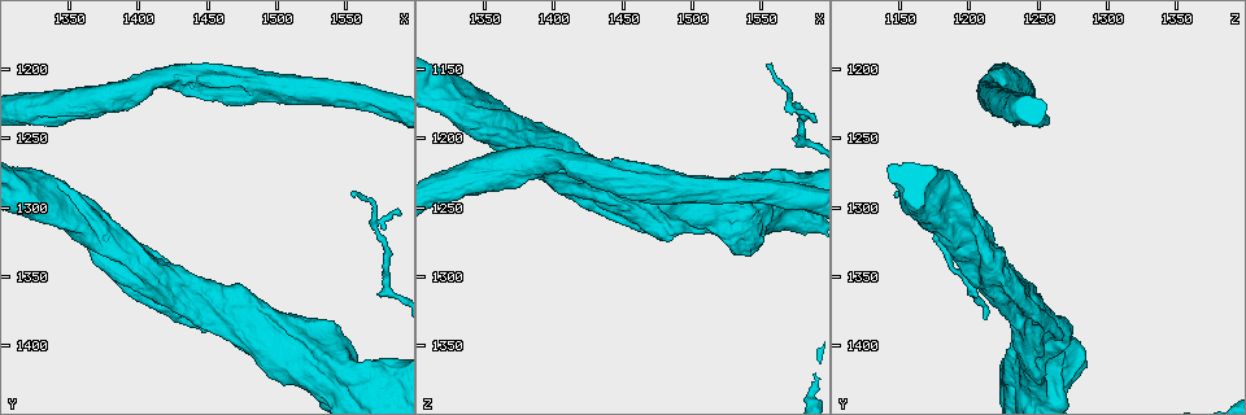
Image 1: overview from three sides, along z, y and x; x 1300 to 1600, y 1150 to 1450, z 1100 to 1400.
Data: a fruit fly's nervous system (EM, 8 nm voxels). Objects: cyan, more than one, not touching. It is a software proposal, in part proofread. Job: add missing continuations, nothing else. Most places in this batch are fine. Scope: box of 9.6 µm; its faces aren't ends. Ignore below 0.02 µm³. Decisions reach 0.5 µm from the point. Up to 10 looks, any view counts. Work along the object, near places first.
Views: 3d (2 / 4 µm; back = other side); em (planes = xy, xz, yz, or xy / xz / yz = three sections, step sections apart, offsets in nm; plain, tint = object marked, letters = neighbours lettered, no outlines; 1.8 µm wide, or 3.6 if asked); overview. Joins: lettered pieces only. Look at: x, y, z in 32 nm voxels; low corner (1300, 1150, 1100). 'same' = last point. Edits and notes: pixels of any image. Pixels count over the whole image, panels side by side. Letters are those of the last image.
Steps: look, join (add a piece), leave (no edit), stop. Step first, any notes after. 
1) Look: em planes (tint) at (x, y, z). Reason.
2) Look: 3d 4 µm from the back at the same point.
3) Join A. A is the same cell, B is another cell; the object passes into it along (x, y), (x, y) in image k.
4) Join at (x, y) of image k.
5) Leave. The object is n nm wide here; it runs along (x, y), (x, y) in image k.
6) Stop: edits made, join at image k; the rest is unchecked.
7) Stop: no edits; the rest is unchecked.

Look: 3d 4 µm at (1416, 1360, 1236). Closes a loop.

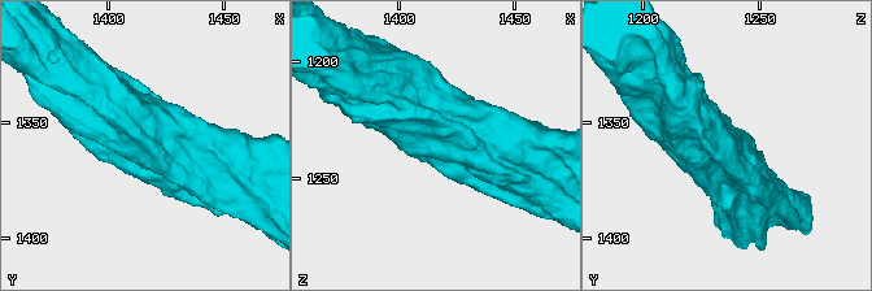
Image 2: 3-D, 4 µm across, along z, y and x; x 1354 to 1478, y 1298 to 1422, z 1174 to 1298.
Look: em 3.6 µm planes (tint) at (1417, 1359, 1236).

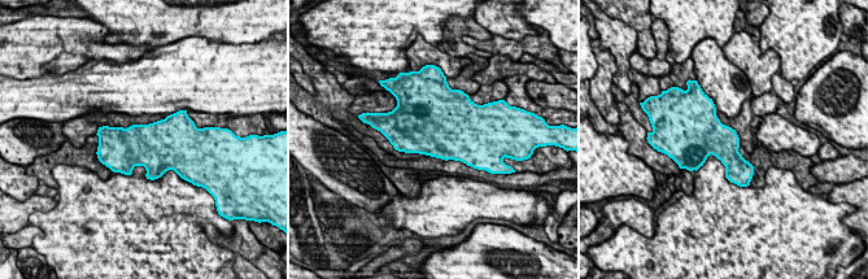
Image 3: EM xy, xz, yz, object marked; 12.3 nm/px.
Look: em 3.6 µm planes (letters) at the same point.

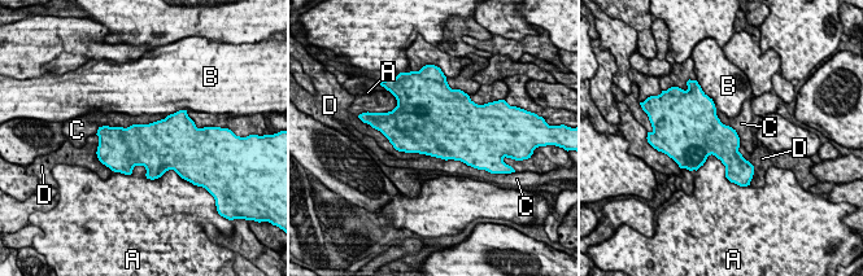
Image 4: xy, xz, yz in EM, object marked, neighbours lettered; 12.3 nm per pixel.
Leave. The longest contact is with C, 850 nm; A, B, C and D are other cells; none of them fits.

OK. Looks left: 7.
Look: 3d 4 µm from the back at (1556, 1290, 1148). Branch stops here.

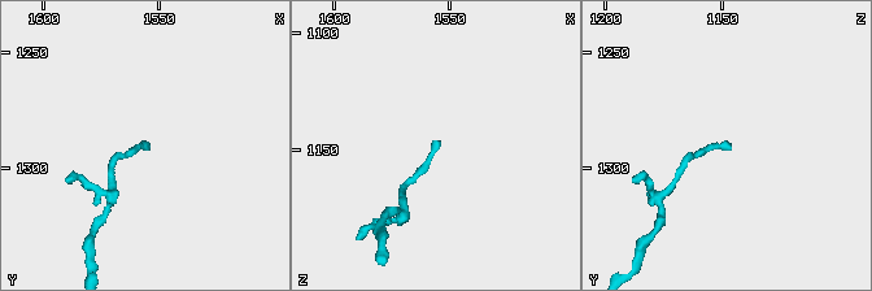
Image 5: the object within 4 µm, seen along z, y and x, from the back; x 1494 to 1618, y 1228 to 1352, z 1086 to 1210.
Look: em planes (letters) at (1556, 1289, 1148). Need the tissue.

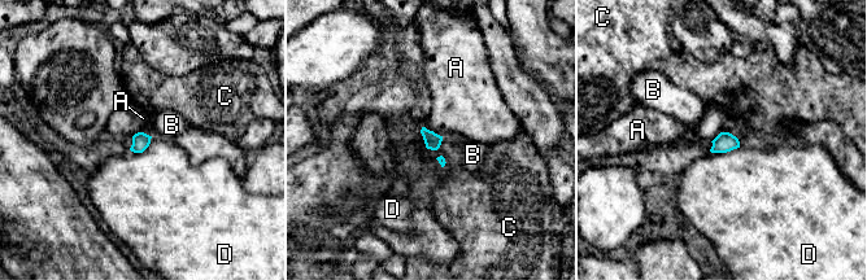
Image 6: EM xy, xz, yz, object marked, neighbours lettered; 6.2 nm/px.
Leave. A, B, C and D are other cells; no lettered piece goes on from it.

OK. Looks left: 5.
Look: 3d 4 µm at (1530, 1410, 1284). Thick end.

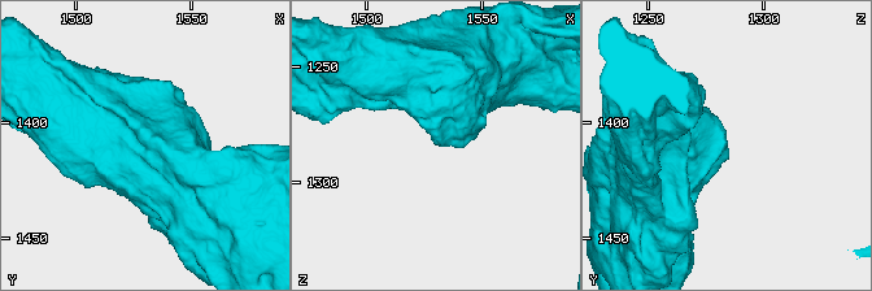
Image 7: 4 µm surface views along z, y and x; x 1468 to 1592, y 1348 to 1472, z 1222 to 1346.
Look: em 3.6 µm yz step 4 (tint) at (1532, 1411, 1284). Now the EM.

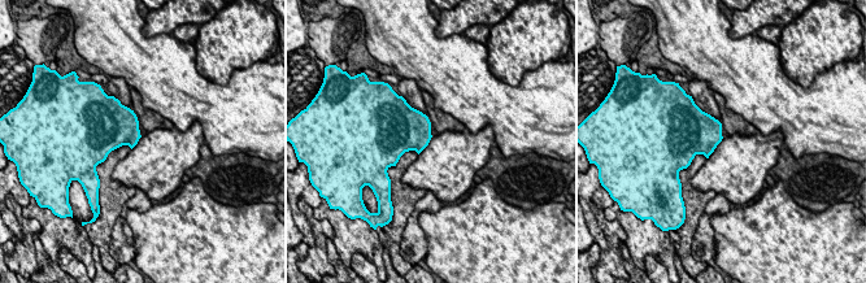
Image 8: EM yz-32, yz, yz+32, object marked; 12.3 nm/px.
Look: em 3.6 µm yz step 4 (letters) at the same point. What lies round it.

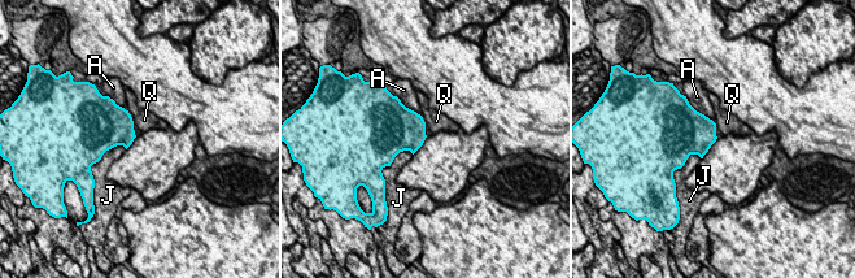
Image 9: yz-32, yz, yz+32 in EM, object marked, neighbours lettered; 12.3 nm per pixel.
Leave. The longest contact is with J, 440 nm; A, J and Q are other cells; a border runs along (126, 148), (114, 146), (95, 163) in image 9; none of them fits.

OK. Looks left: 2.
Stop: no edits; the rest is unchecked.

